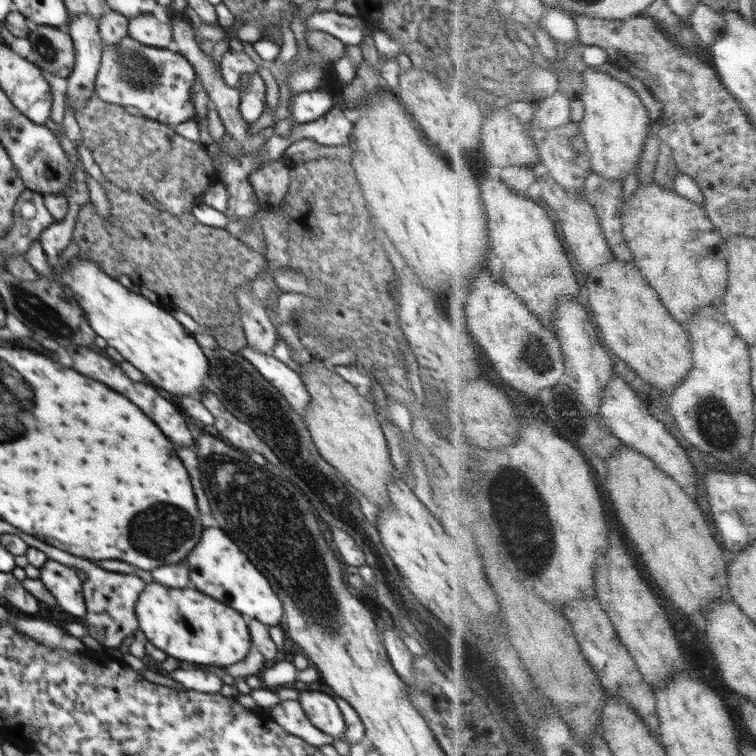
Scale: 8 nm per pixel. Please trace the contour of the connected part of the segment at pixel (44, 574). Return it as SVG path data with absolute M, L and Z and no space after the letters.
M50 560L40 569L39 580L52 593L62 611L74 617L86 615L83 581L76 569Z

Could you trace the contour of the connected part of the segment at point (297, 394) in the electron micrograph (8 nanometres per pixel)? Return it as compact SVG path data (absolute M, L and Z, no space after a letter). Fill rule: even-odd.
M248 346L240 350L238 356L248 360L274 388L278 389L298 414L301 416L305 414L311 402L311 396L296 371L290 369L278 358L263 352L256 352L254 348Z

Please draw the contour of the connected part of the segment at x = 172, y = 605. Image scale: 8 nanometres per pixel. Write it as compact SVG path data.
M150 584L142 590L136 602L136 616L140 630L146 638L168 656L194 664L214 664L232 666L246 658L253 642L249 628L240 612L196 592L192 588L166 588L160 584Z

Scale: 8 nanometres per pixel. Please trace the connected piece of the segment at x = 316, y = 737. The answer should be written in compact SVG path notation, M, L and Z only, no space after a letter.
M298 700L280 701L274 707L268 708L264 715L267 716L267 720L275 721L286 732L300 737L312 746L320 747L325 744L332 744L335 739L316 728L308 720Z

